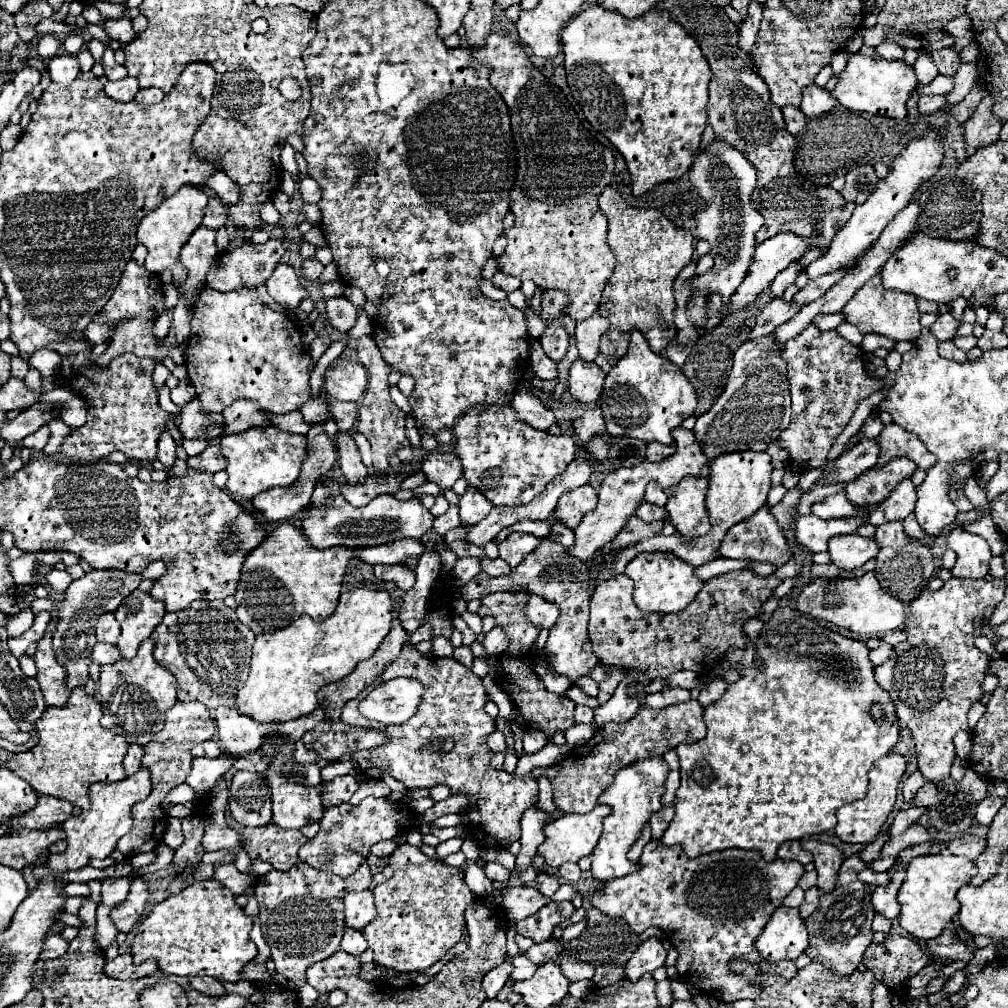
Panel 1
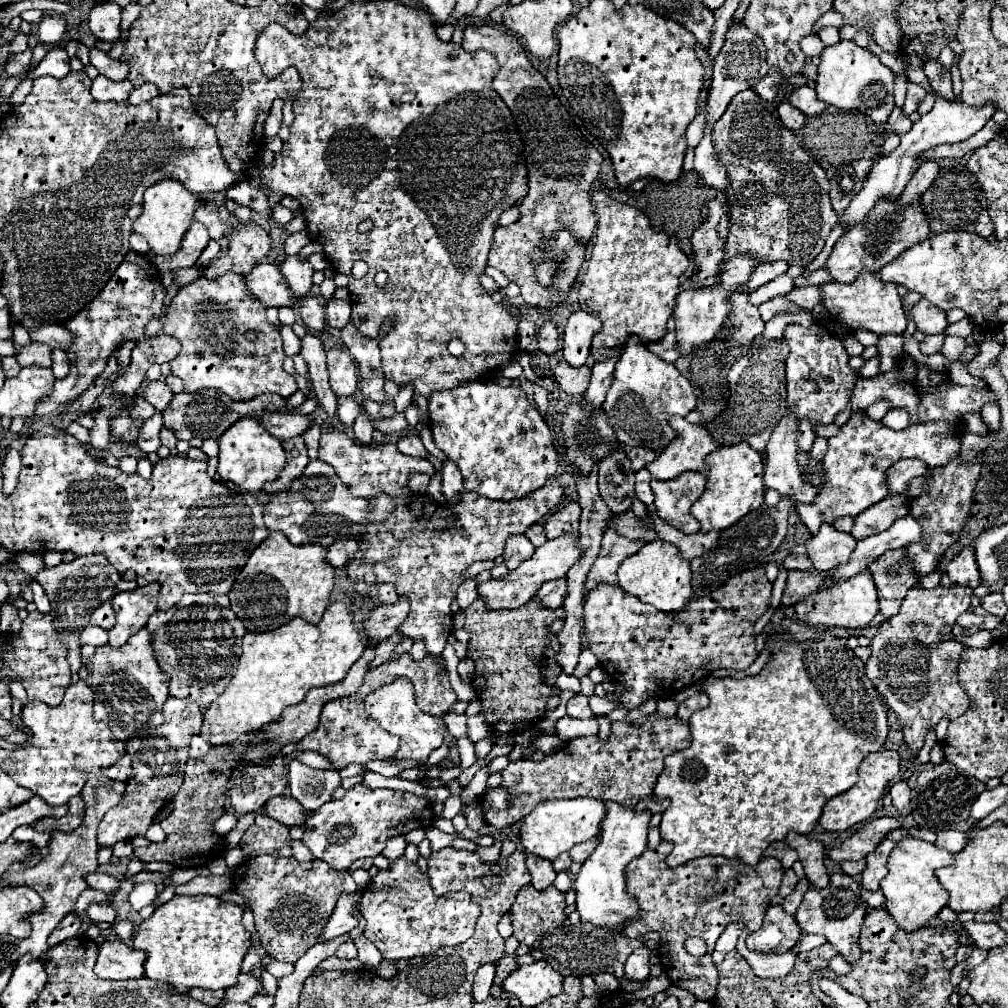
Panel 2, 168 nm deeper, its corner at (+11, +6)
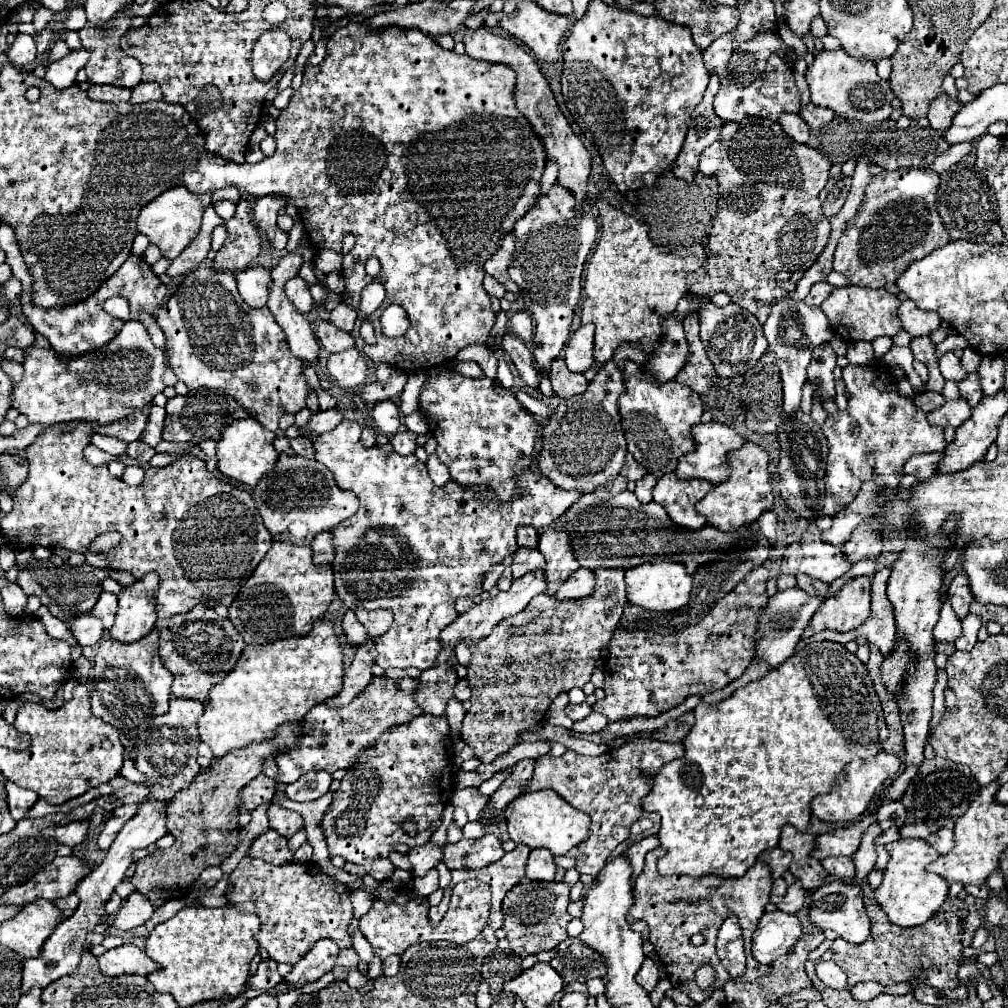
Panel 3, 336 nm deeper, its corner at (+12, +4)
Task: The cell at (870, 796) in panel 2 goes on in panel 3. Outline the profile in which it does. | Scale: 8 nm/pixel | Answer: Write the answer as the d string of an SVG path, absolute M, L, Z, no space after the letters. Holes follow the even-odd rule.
M881 751L881 753L877 753L875 757L869 757L869 759L855 759L853 763L849 763L845 767L847 781L841 787L837 787L831 793L817 795L813 799L813 805L811 805L813 815L821 821L827 821L827 823L839 823L839 825L853 823L855 819L859 819L865 813L871 799L887 783L887 779L895 779L899 775L899 767L901 767L899 757L885 753L885 751Z

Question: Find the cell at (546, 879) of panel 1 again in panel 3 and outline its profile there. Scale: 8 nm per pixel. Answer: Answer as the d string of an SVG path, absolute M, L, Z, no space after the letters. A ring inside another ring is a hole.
M533 849L527 861L527 877L531 881L553 881L555 877L555 861L547 849Z

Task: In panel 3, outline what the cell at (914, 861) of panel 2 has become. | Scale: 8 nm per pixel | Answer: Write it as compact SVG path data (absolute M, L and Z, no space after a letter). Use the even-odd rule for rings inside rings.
M899 839L887 847L889 863L883 873L883 883L875 889L875 899L887 913L889 921L899 927L917 927L933 917L933 913L947 899L949 883L935 873L927 873L927 865L939 859L939 853L923 839Z

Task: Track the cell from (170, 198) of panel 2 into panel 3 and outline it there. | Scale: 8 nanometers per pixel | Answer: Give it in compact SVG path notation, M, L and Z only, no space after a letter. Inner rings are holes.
M171 187L163 195L147 203L137 217L137 231L147 235L153 245L157 245L167 259L175 259L197 235L203 211L211 205L211 195L195 195L185 187Z

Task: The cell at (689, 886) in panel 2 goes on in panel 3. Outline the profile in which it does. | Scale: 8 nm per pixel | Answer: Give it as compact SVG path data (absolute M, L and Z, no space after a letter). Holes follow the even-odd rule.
M657 847L647 853L645 865L641 875L635 879L633 895L635 903L629 911L629 919L641 919L649 925L649 941L655 945L657 955L663 961L663 967L667 971L669 981L673 987L683 991L689 999L695 1003L703 1003L709 995L709 991L701 991L695 985L695 969L701 963L711 963L715 967L715 983L713 987L723 987L731 981L731 976L723 969L721 961L715 955L715 939L721 923L727 919L727 915L737 915L739 923L745 933L745 955L747 955L747 971L739 977L739 981L749 982L761 975L769 975L771 967L761 965L751 955L751 935L765 913L765 905L769 903L773 879L771 871L765 867L765 863L757 861L743 877L719 877L719 875L705 875L705 877L661 877L657 871L657 861L666 853L662 847ZM701 933L705 937L705 943L699 947L693 947L689 943L691 935Z

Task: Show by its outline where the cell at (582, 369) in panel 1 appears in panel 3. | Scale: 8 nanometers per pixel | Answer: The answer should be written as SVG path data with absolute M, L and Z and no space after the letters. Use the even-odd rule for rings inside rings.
M555 359L553 365L551 365L551 371L549 371L549 379L551 379L551 385L553 385L553 391L563 397L563 399L569 399L573 395L579 395L579 393L585 393L587 389L587 379L583 373L571 373L565 365L565 359Z

